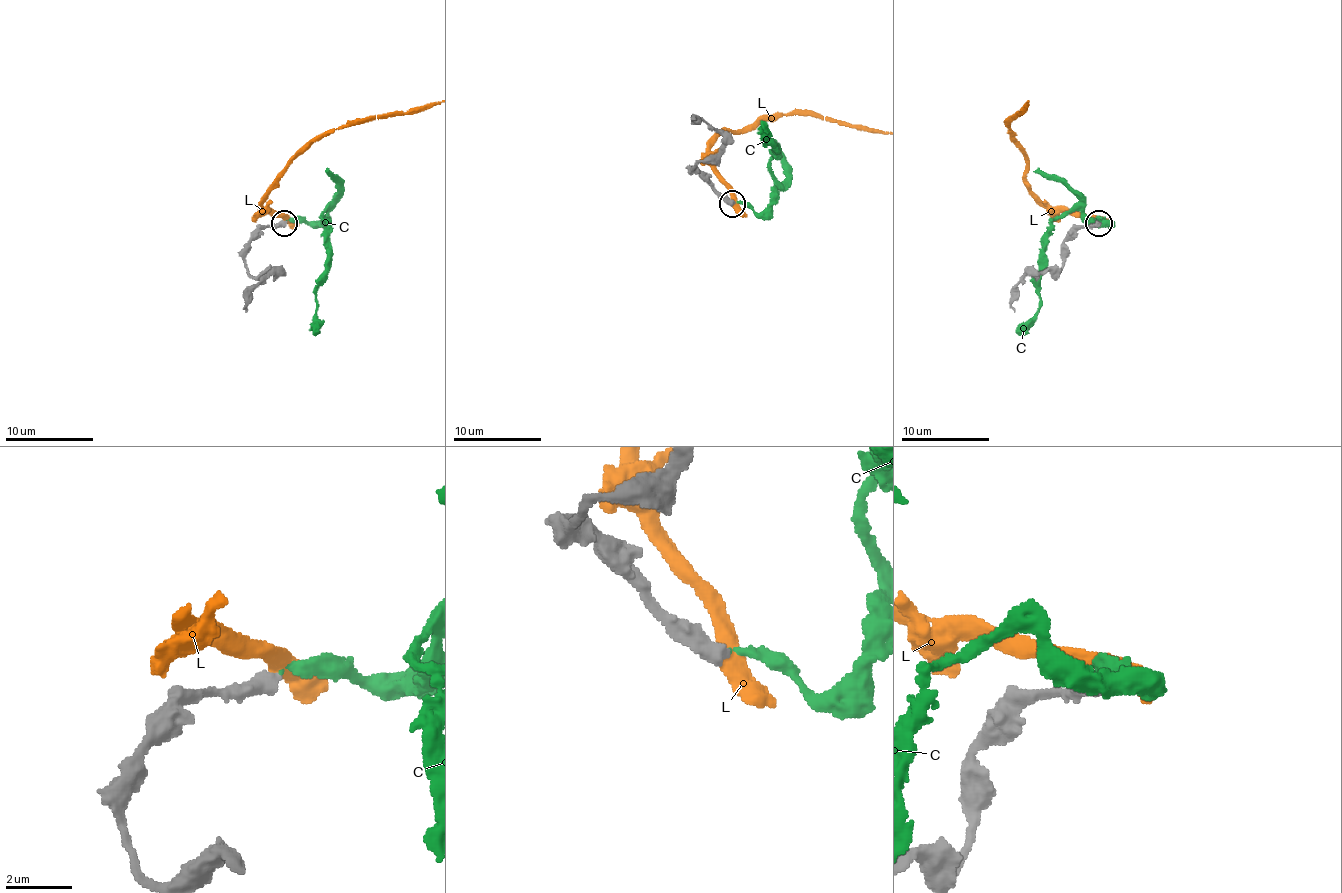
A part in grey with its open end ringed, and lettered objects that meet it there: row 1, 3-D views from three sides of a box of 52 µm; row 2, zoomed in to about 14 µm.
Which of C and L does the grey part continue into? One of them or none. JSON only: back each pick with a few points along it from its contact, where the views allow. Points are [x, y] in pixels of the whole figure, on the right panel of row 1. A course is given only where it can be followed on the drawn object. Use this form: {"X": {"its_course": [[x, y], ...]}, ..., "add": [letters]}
{"add": []}

